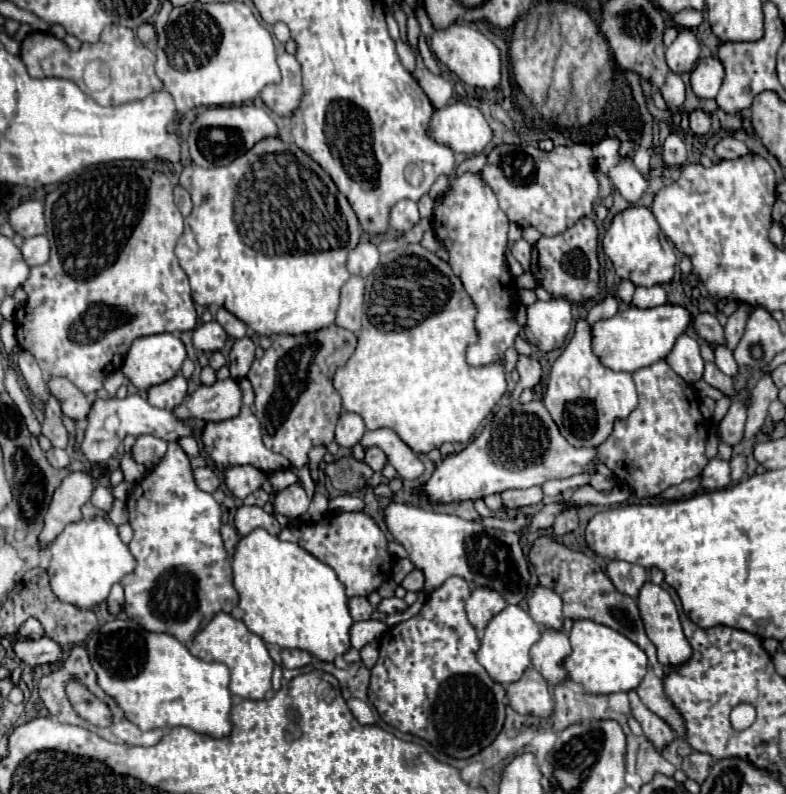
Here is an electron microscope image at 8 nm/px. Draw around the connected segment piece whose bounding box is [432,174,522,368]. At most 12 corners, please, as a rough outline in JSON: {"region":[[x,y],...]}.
{"region":[[478,174],[452,178],[434,234],[476,304],[474,368],[516,324],[508,218]]}

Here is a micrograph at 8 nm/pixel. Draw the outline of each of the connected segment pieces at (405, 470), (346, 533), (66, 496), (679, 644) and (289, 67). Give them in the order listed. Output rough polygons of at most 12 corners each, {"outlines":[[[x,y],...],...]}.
{"outlines":[[[388,428],[366,432],[360,444],[382,448],[398,476],[424,472],[420,456]],[[366,512],[278,536],[328,564],[346,594],[392,576],[386,532]],[[72,472],[54,492],[38,538],[46,548],[80,520],[94,476]],[[646,582],[638,596],[664,668],[692,658],[670,594]],[[280,54],[282,82],[262,90],[262,102],[290,116],[302,98],[302,70]]]}

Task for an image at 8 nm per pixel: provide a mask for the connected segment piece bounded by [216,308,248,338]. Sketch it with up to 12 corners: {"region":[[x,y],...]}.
{"region":[[224,310],[216,312],[216,322],[230,338],[244,338],[246,324]]}

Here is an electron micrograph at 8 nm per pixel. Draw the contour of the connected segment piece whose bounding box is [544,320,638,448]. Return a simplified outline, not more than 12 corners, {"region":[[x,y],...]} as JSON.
{"region":[[590,324],[550,368],[544,404],[568,444],[604,444],[636,408],[632,374],[598,362]]}

